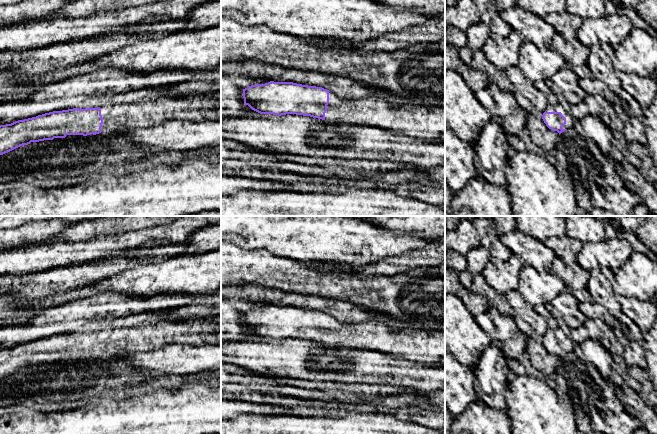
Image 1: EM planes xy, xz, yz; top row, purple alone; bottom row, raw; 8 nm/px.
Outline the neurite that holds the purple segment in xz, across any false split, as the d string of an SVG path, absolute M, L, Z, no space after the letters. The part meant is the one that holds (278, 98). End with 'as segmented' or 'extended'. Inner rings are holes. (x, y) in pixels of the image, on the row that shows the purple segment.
M293 82L256 84L243 89L244 105L260 114L296 114L405 132L425 141L445 136L445 107L395 107L376 97L344 100L322 87Z; extended

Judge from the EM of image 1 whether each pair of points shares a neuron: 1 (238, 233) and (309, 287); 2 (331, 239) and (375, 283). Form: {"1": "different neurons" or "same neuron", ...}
{"1": "different neurons", "2": "different neurons"}

